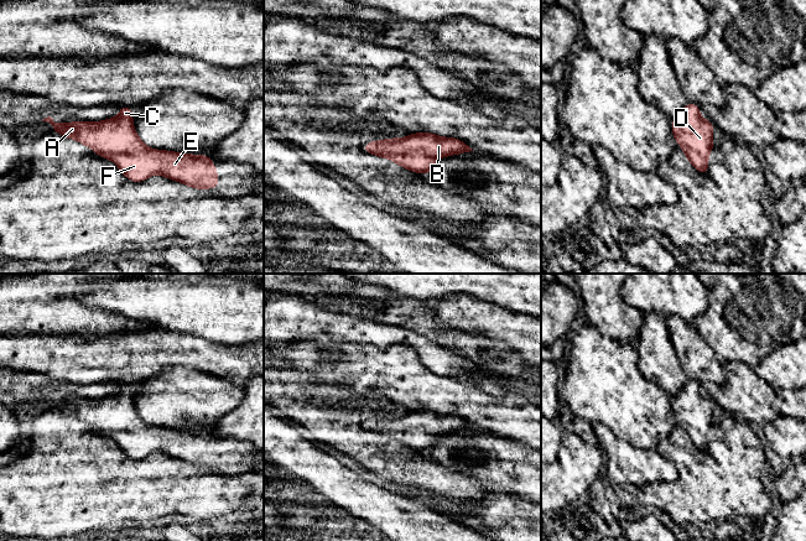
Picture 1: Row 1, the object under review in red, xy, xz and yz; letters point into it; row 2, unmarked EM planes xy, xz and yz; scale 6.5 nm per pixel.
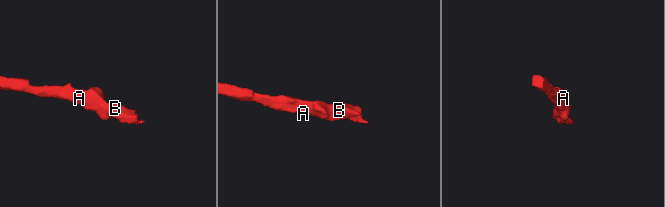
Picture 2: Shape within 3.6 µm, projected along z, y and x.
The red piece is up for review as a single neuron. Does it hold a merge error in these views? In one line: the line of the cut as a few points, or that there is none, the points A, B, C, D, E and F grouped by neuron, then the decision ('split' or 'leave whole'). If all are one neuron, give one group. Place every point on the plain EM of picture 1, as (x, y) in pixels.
no cut | A B C D E F | leave whole

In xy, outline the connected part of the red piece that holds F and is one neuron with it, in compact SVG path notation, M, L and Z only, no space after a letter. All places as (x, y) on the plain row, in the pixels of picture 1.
M119 384L116 395L99 400L56 401L45 395L52 409L90 425L97 432L114 438L132 459L145 459L152 452L162 452L196 467L218 465L219 457L213 437L204 432L180 431L149 426L136 412L132 386Z

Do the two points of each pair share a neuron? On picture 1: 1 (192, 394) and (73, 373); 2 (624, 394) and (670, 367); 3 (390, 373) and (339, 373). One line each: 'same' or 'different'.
1: different
2: different
3: same

